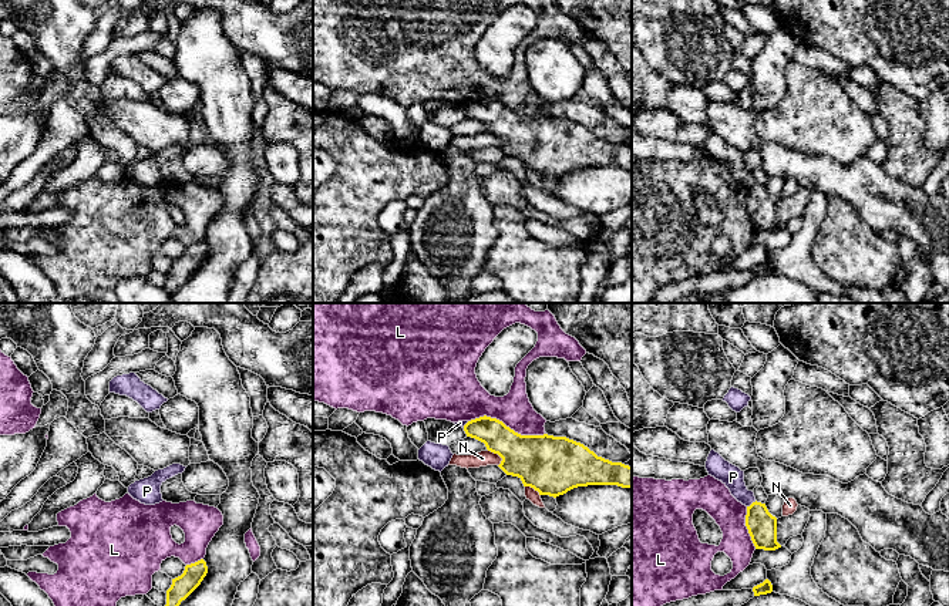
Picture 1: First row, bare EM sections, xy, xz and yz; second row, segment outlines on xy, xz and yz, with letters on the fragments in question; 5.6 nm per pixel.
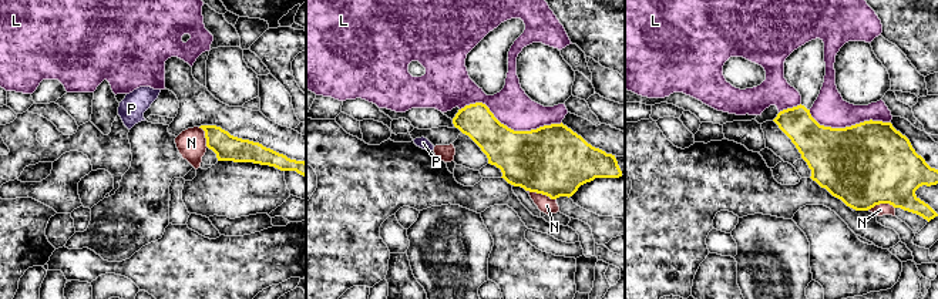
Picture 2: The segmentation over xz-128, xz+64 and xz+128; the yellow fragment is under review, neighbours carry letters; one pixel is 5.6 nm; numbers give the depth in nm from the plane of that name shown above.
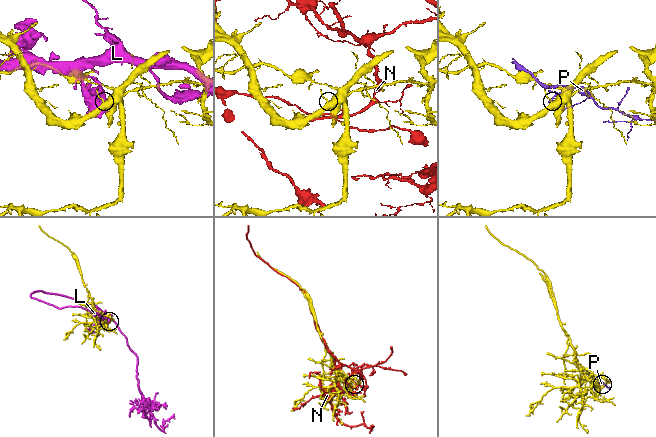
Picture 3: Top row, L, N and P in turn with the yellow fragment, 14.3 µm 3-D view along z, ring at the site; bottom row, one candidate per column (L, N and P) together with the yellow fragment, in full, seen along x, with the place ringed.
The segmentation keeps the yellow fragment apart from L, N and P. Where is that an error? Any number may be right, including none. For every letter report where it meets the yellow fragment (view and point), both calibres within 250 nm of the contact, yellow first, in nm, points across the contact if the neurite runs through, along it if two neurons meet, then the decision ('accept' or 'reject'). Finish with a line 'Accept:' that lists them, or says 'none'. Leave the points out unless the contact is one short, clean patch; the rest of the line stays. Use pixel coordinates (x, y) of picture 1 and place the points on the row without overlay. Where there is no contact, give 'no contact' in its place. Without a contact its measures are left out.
L: contact xz (505, 107); calibres 280 and 220 nm; reject
N: contact xz (498, 135); calibres 300 and 90 nm; reject
P: contact yz (753, 184); calibres 170 and 120 nm; border yz (756, 182), (747, 188); reject
Accept: none

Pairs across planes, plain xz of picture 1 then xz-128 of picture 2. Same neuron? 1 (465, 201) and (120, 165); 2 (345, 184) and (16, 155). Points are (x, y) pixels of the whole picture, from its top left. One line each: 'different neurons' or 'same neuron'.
1: different neurons
2: different neurons

